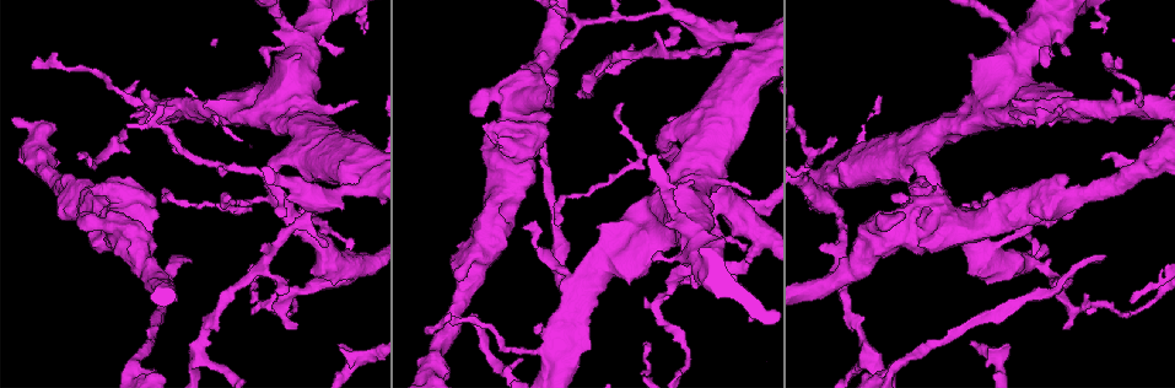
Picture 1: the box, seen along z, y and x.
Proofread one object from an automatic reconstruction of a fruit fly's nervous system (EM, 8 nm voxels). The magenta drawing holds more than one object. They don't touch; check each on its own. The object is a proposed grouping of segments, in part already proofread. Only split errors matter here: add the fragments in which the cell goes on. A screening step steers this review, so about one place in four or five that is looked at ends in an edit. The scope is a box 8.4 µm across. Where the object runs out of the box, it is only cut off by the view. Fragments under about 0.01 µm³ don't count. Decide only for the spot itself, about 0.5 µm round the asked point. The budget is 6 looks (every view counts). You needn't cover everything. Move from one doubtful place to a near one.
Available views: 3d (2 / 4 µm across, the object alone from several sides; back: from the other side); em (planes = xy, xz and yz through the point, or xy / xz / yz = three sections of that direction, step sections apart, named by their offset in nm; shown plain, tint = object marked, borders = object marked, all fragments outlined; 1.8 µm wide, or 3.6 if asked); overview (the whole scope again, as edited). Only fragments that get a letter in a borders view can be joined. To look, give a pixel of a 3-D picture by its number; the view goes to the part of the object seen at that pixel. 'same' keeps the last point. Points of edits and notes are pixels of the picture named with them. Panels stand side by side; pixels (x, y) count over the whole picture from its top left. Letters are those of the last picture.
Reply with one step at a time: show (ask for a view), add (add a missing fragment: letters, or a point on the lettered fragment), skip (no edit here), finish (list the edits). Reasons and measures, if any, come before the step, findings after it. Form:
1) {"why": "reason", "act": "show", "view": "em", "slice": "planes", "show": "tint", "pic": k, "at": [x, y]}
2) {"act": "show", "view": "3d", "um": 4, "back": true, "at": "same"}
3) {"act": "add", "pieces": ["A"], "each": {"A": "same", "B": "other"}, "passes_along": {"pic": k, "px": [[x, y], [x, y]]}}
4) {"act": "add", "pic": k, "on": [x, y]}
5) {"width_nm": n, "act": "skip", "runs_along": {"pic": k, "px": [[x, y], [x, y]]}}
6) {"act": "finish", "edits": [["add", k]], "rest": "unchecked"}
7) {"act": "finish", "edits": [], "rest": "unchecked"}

{"why": "branch stops here", "act": "show", "view": "em", "um": 3.6, "slice": "planes", "show": "borders", "pic": 1, "at": [1005, 347]}

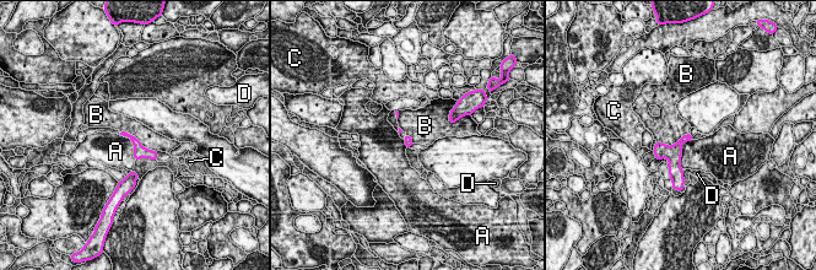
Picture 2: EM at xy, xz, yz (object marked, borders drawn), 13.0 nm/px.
{"act": "skip", "each": {"A": "other", "B": "other", "C": "other", "D": "other"}, "border": {"pic": 2, "px": [[119, 130], [156, 151]]}, "found": "none of them fits"}

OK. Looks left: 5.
{"why": "thick end", "act": "show", "view": "3d", "um": 4, "back": true, "pic": 1, "at": [154, 208]}

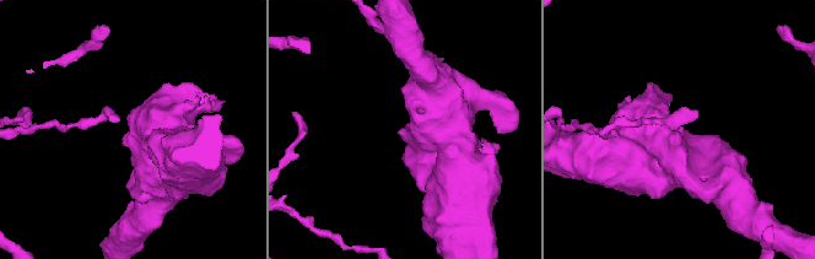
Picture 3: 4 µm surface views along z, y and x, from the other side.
{"act": "show", "view": "em", "slice": "planes", "show": "tint", "pic": 3, "at": [401, 129]}

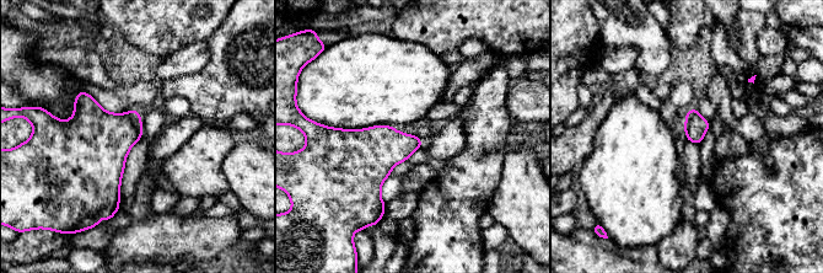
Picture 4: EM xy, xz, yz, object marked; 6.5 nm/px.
{"act": "show", "view": "em", "slice": "planes", "show": "borders", "at": "same"}

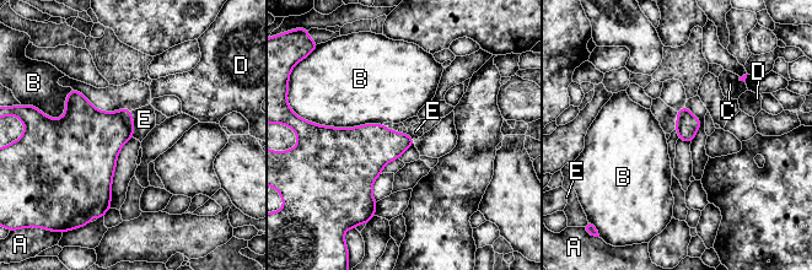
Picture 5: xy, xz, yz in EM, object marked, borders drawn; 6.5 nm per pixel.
{"act": "skip", "each": {"A": "other", "B": "other", "C": "other", "D": "other", "E": "other"}, "found": "none of them fits"}

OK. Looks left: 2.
{"why": "calibre changes", "act": "show", "view": "em", "slice": "xz", "step": 16, "show": "borders", "pic": 1, "at": [128, 365]}

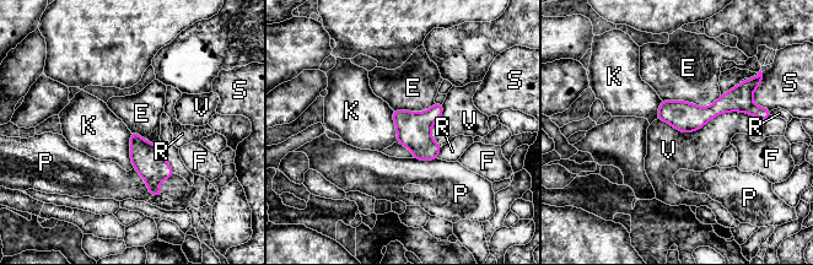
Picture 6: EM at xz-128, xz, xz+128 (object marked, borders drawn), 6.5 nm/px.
{"act": "skip", "each": {"E": "other", "F": "other", "K": "other", "P": "other", "R": "other", "S": "other", "V": "other"}, "found": "none of them fits"}

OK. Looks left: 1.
{"act": "finish", "edits": [], "rest": "unchecked"}

